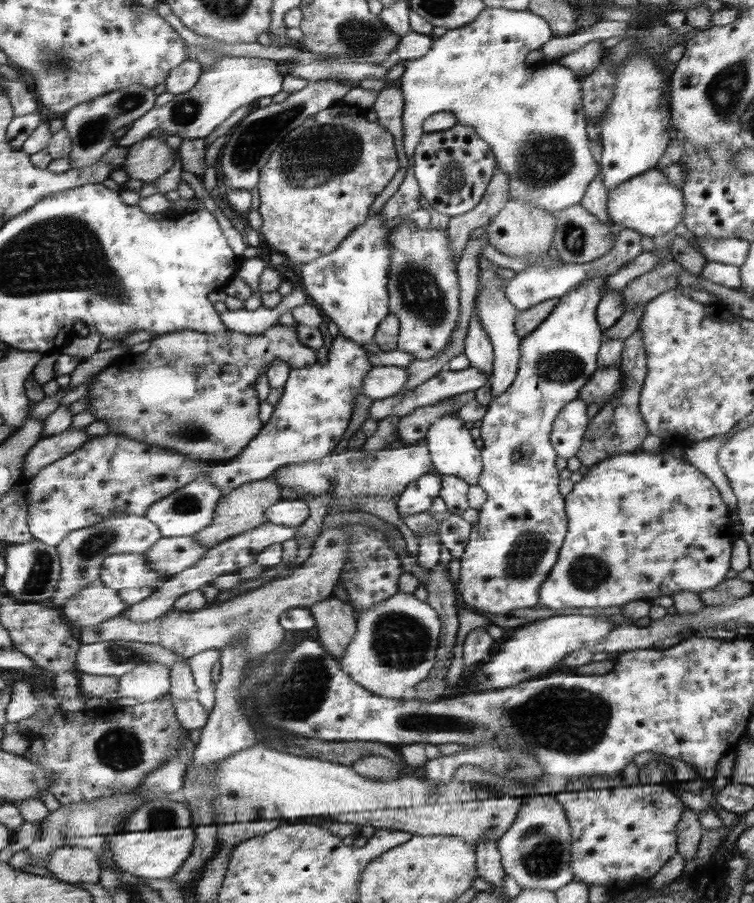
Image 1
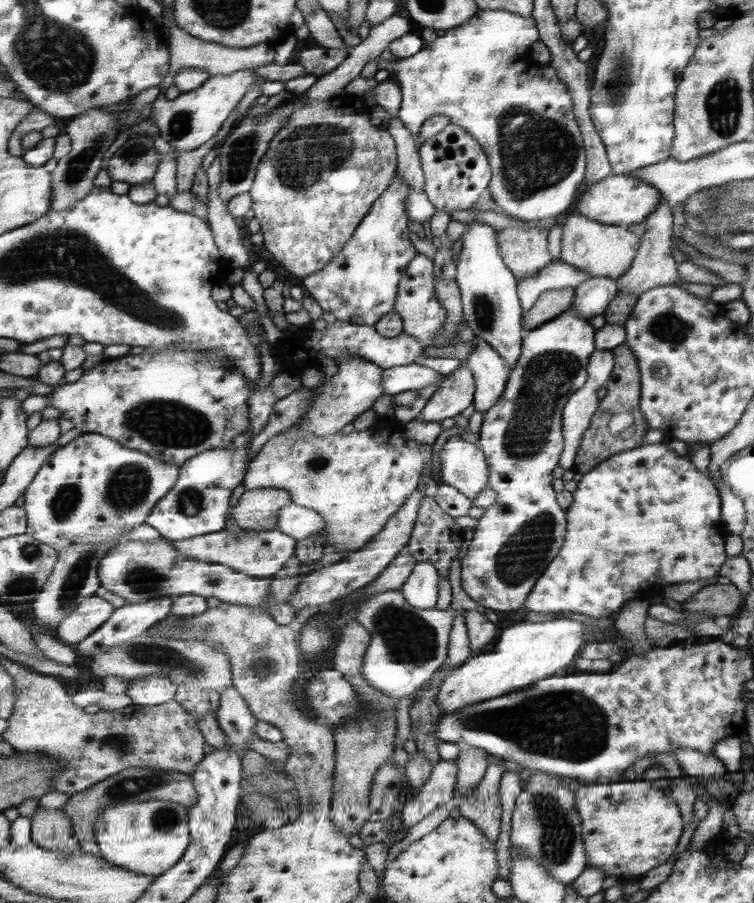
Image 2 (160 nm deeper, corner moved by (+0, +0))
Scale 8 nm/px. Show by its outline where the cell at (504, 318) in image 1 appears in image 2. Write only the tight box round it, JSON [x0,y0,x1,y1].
[455,220,521,368]

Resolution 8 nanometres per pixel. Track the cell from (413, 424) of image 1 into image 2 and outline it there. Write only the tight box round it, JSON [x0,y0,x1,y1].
[417,360,474,422]

